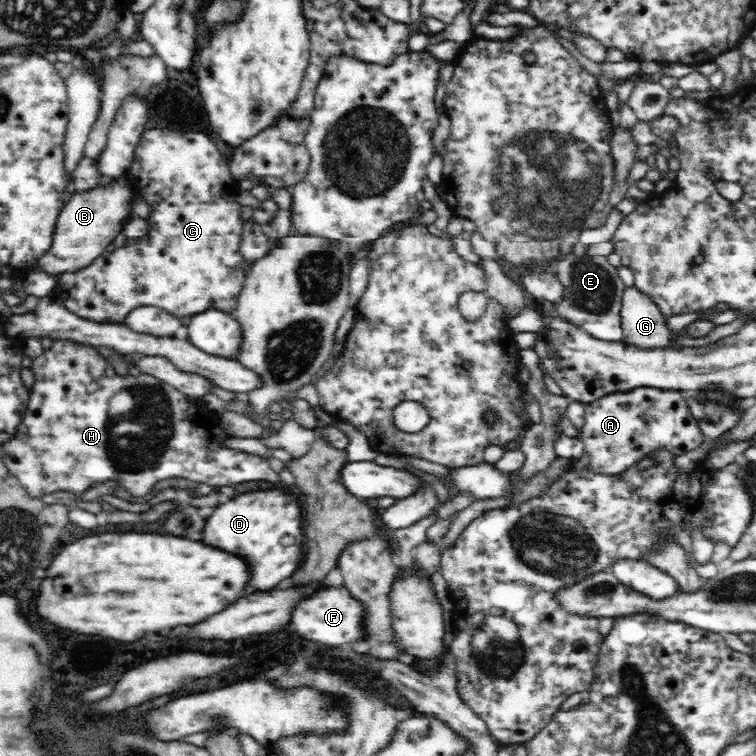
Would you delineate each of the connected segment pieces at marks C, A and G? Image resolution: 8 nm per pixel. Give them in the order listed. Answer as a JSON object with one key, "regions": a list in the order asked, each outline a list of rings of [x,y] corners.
{"regions":[[[[156,127],[146,129],[141,134],[140,141],[134,152],[134,159],[128,168],[127,175],[131,178],[133,188],[140,190],[142,198],[146,200],[152,210],[151,218],[146,221],[149,227],[146,236],[144,236],[144,238],[138,238],[137,240],[128,239],[124,248],[118,248],[113,253],[104,251],[92,264],[87,265],[82,268],[82,270],[78,269],[74,272],[62,273],[59,276],[58,291],[60,291],[60,294],[64,294],[64,296],[62,296],[62,298],[64,298],[63,306],[72,312],[72,314],[78,316],[78,318],[89,320],[90,322],[97,322],[98,324],[122,324],[125,322],[125,318],[129,315],[130,311],[138,307],[152,306],[164,309],[168,314],[186,323],[186,320],[190,318],[190,316],[196,316],[196,314],[206,312],[206,310],[221,310],[229,315],[232,315],[236,310],[239,294],[244,286],[245,278],[249,270],[248,266],[244,263],[244,257],[239,251],[240,243],[242,242],[242,230],[244,230],[246,222],[241,218],[242,207],[234,202],[236,192],[240,192],[242,188],[239,184],[236,184],[236,177],[229,169],[229,161],[225,156],[220,154],[218,146],[214,146],[212,138],[208,138],[206,134],[200,134],[200,132],[182,132],[182,134],[176,134],[176,136],[178,136],[178,140],[176,140],[178,150],[180,150],[188,160],[194,160],[194,162],[198,162],[198,164],[168,164],[168,129]]],[[[642,388],[612,392],[585,406],[585,423],[578,438],[589,456],[589,469],[600,476],[614,476],[630,470],[648,453],[688,454],[707,440],[690,412],[683,392],[673,389]]],[[[628,287],[622,296],[623,335],[619,340],[640,350],[657,350],[657,348],[675,349],[679,333],[669,330],[668,317],[659,310],[650,295]]]]}

